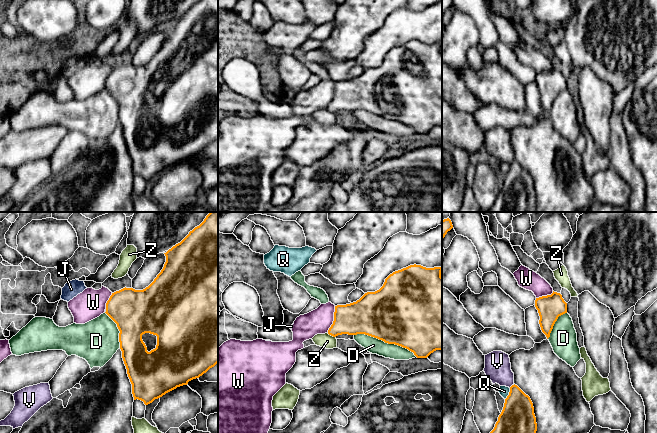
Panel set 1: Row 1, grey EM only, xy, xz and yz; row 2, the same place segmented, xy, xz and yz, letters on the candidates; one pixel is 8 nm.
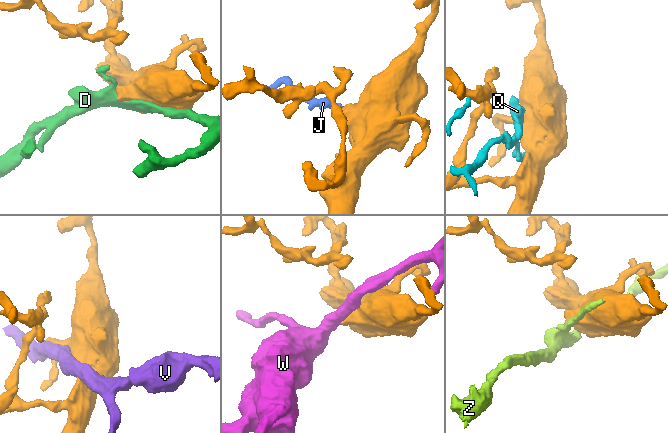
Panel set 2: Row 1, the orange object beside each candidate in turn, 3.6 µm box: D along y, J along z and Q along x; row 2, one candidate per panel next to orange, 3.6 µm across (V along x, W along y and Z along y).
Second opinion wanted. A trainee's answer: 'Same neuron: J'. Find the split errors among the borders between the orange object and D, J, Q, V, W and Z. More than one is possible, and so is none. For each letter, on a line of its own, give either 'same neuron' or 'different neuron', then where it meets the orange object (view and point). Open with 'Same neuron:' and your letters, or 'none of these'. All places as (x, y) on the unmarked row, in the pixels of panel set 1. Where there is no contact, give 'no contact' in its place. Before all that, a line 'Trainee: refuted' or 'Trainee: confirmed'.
Trainee: confirmed
Same neuron: J
D: different neuron | xz (385, 118)
J: same neuron | xy (106, 87)
Q: different neuron | yz (509, 170)
V: different neuron | yz (512, 161)
W: different neuron | xz (334, 95)
Z: different neuron | xz (331, 111)

